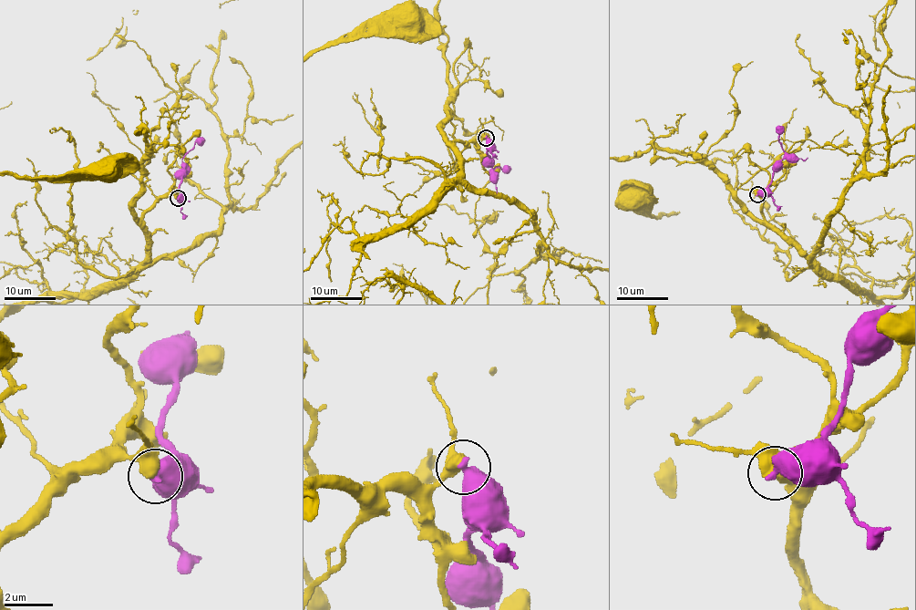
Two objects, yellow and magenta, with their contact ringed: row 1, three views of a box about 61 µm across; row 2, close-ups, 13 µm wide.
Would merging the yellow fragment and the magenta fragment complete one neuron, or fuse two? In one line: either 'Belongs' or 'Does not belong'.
Does not belong

